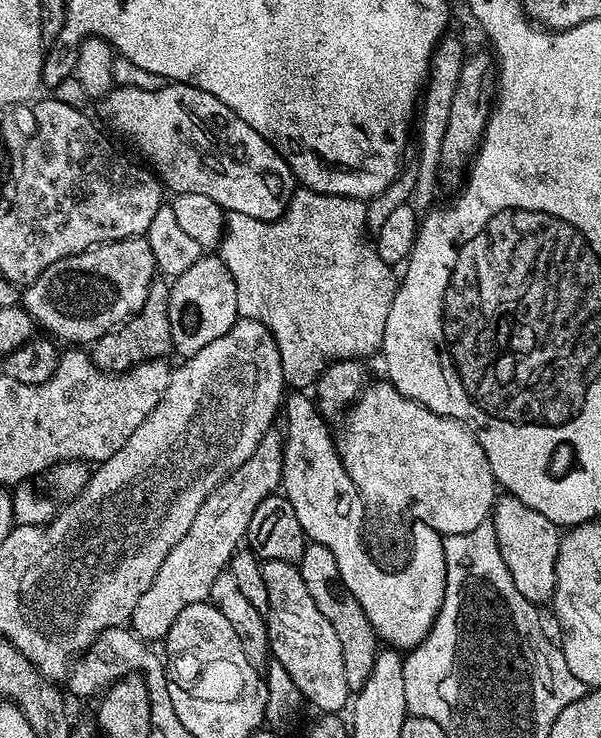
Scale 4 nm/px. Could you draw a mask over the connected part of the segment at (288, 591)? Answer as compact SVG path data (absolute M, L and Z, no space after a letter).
M265 560L262 564L262 578L266 582L269 594L268 646L275 663L286 666L286 674L294 678L294 686L298 686L301 697L317 708L316 712L340 714L349 707L350 693L346 686L346 669L342 667L342 645L338 643L338 634L334 634L334 626L322 618L318 606L314 606L314 598L310 598L310 590L306 590L306 582L302 582L302 574L295 564Z

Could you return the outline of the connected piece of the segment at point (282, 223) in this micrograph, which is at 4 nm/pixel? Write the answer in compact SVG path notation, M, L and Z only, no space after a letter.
M303 186L295 189L288 210L277 220L259 220L246 214L229 212L226 216L224 239L220 241L218 255L223 260L226 270L230 270L230 278L234 278L234 286L238 290L238 310L245 320L262 322L276 339L278 354L284 371L284 382L292 390L308 390L315 385L325 367L337 360L350 360L372 356L381 351L384 346L384 331L386 330L386 314L390 314L390 306L394 302L394 294L398 287L398 276L394 273L393 265L382 262L378 258L373 241L370 239L370 225L366 218L367 203L356 200L353 196L331 196L315 192Z

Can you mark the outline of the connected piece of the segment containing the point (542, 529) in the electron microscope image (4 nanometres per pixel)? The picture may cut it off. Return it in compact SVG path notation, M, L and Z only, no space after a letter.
M507 494L497 499L492 509L490 522L496 531L498 544L504 551L504 561L510 570L510 578L514 578L514 586L518 586L518 594L522 594L522 598L526 598L531 604L547 605L556 589L556 559L560 549L561 529L554 522L550 522L546 514L538 514L538 510L526 506L526 502Z

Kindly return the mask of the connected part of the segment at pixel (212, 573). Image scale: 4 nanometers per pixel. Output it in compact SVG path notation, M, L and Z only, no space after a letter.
M270 430L258 442L254 454L242 462L215 490L202 502L202 510L194 514L194 522L190 522L190 530L182 534L182 542L166 554L166 562L158 566L158 574L146 594L138 598L138 606L134 606L134 614L130 621L131 631L145 642L163 641L170 626L174 626L174 618L186 610L186 606L203 604L210 597L210 586L214 586L214 578L222 574L245 543L250 526L250 518L254 518L254 510L266 497L273 495L282 484L282 462L284 461L284 440Z

